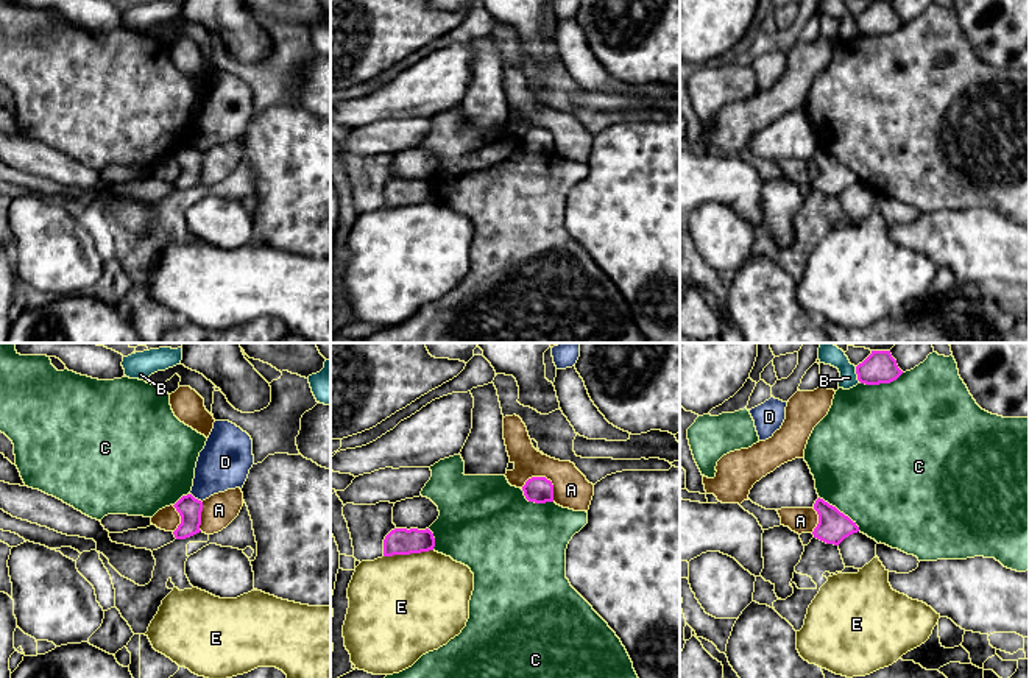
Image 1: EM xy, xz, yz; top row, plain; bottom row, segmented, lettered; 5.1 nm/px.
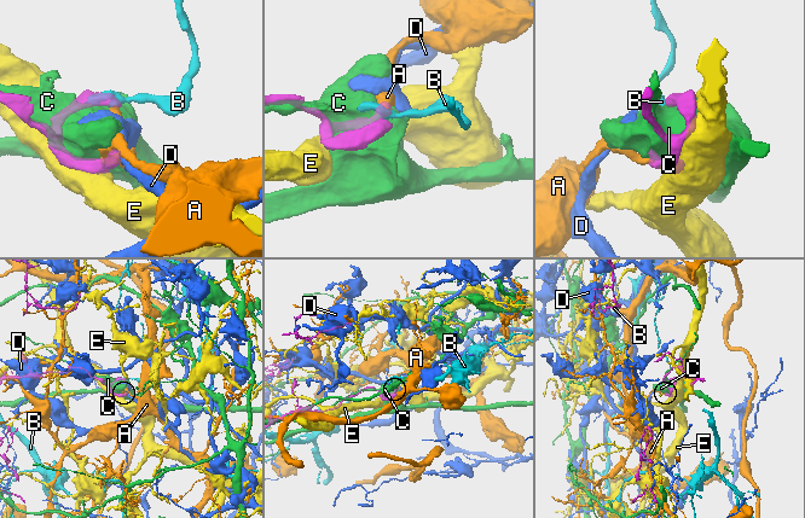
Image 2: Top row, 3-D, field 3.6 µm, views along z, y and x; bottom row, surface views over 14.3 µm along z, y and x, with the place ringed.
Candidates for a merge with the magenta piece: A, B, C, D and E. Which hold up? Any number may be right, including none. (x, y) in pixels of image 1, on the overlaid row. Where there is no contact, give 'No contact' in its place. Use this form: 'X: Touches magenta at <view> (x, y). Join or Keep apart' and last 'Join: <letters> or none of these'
A: Touches magenta at xz (544, 477). Keep apart
B: Touches magenta at yz (856, 373). Keep apart
C: Touches magenta at yz (839, 512). Keep apart
D: Touches magenta at xy (197, 499). Keep apart
E: Touches magenta at xz (407, 554). Keep apart
Join: none of these

